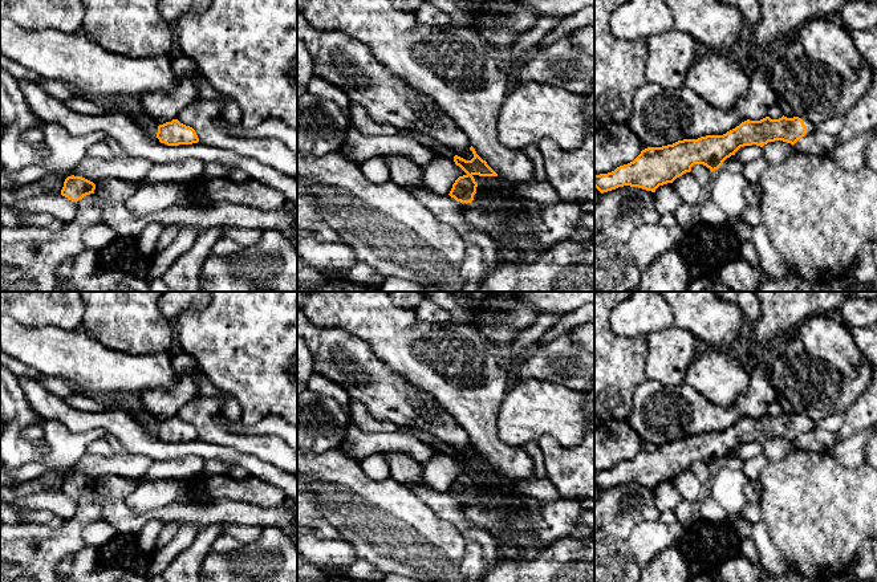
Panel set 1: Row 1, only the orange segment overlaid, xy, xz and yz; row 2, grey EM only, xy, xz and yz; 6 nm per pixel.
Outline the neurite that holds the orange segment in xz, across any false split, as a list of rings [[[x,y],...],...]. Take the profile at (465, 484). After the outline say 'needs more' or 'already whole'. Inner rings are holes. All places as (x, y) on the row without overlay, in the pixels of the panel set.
[[[472,443],[470,447],[474,451],[471,457],[466,457],[458,452],[454,453],[455,461],[466,471],[455,477],[448,492],[456,498],[468,500],[471,505],[475,505],[480,501],[482,496],[476,489],[478,480],[474,473],[498,473],[498,471],[476,451]]] | needs more

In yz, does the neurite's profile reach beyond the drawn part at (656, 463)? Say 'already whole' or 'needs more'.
needs more

